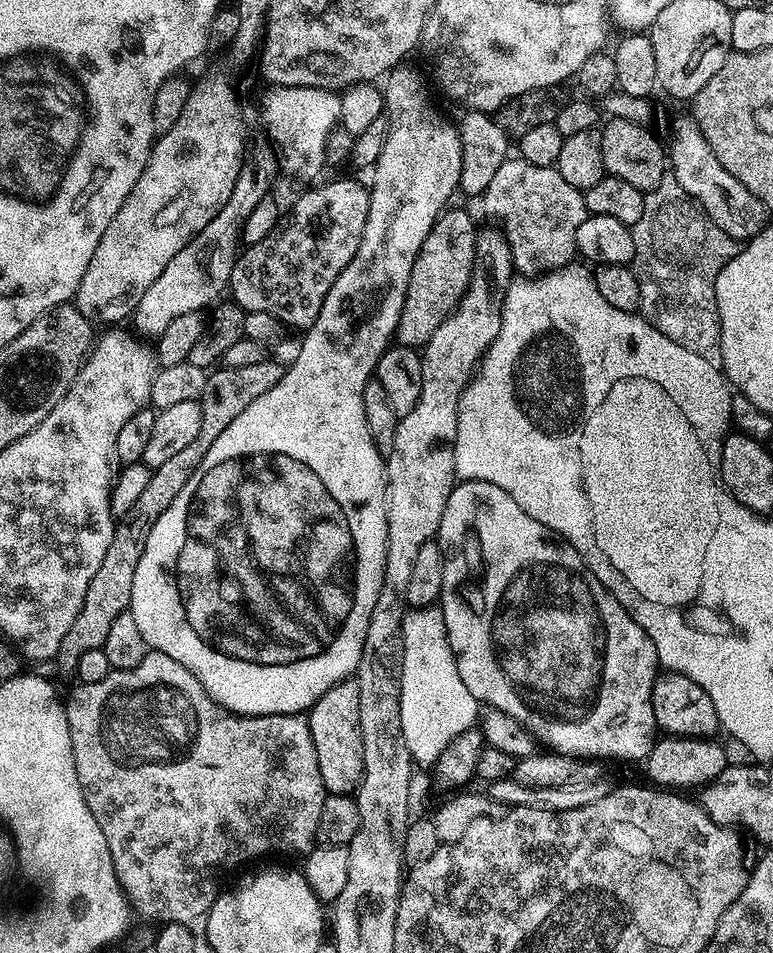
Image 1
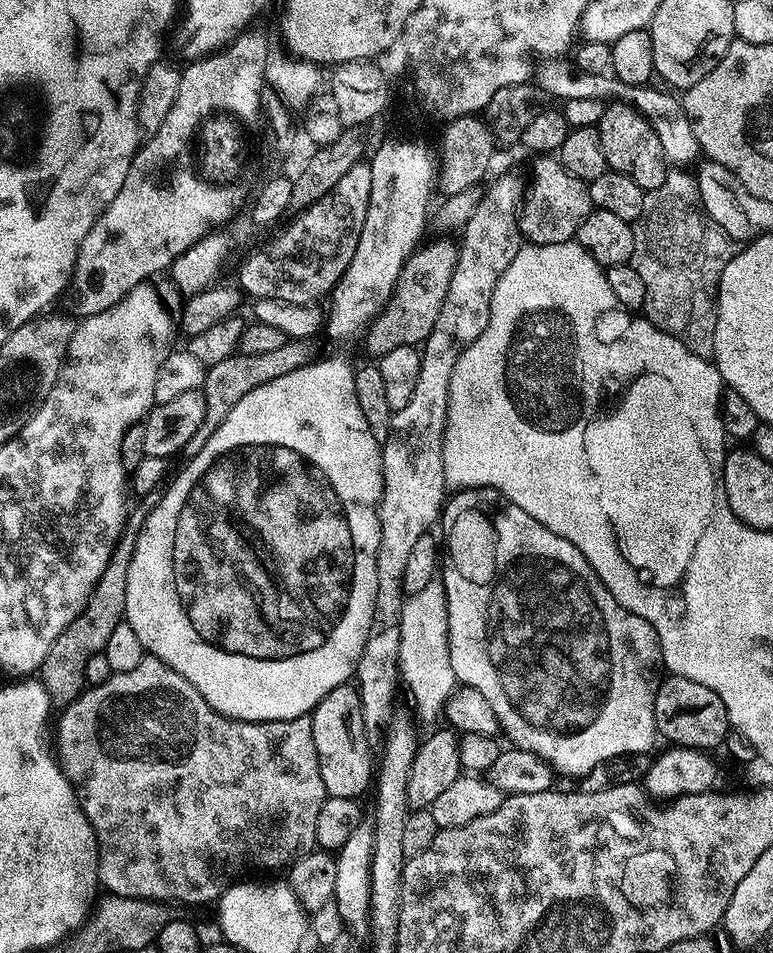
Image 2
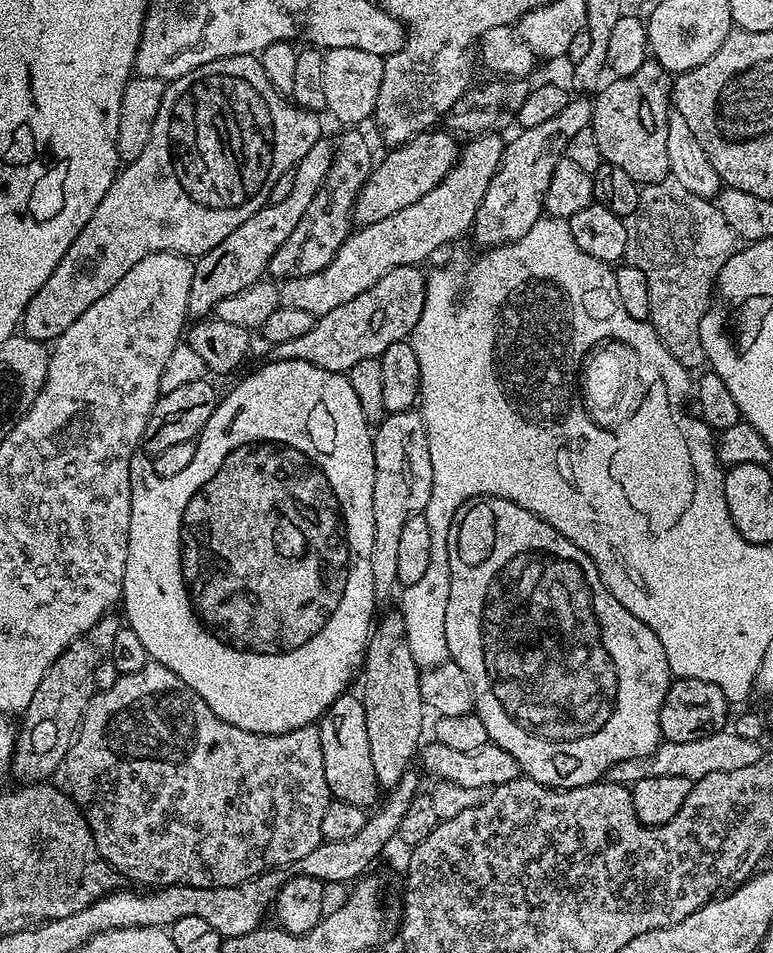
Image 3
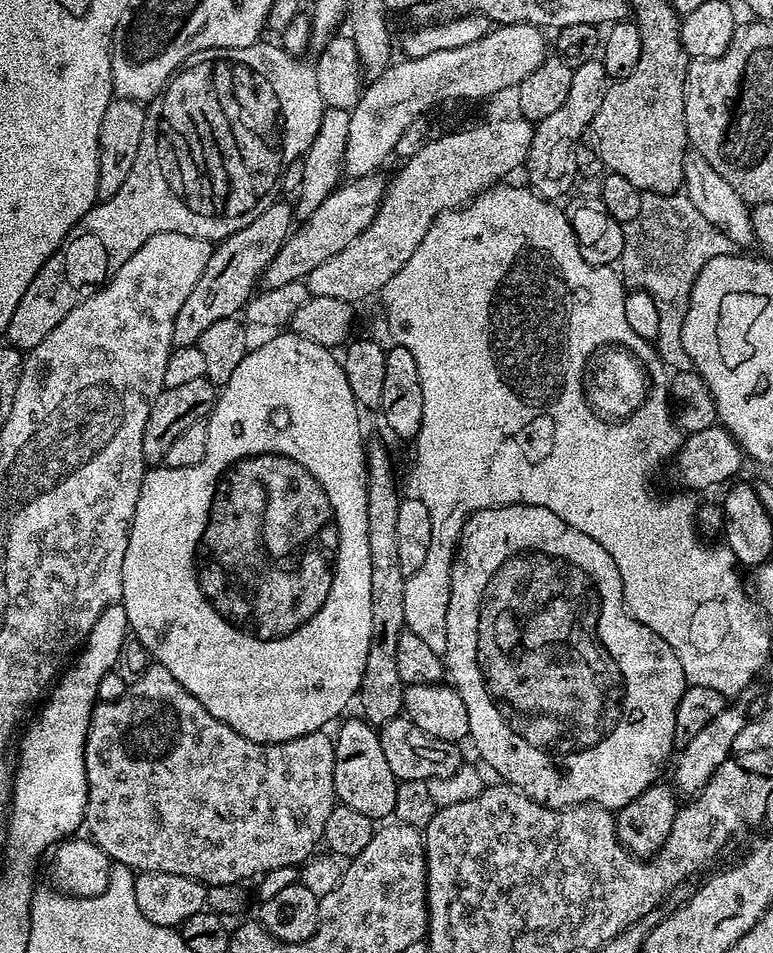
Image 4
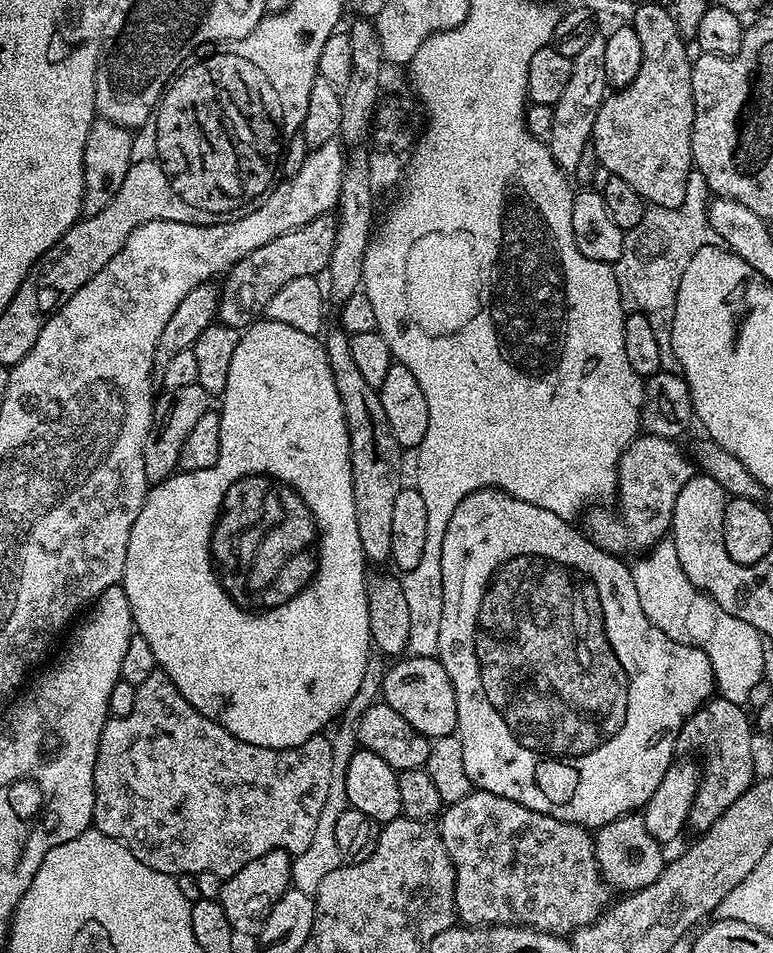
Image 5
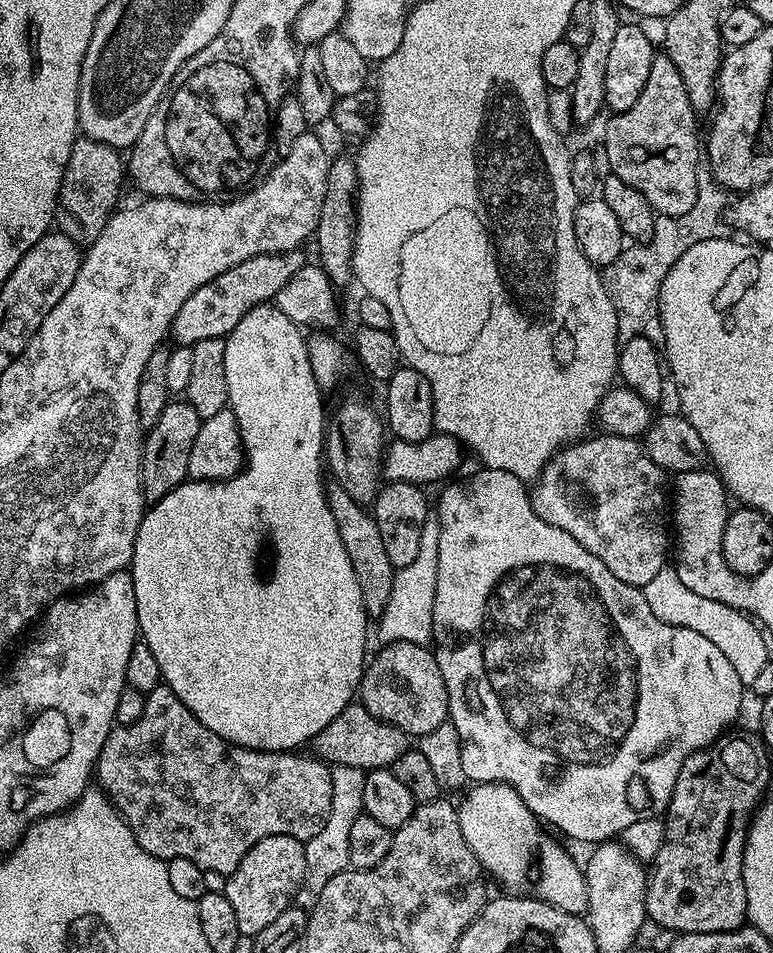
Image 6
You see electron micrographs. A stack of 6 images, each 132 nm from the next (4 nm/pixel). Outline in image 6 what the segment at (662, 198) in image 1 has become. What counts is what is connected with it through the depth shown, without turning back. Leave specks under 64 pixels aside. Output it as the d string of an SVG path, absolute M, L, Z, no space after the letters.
M704 194L684 216L660 216L649 240L625 247L624 251L618 254L618 258L614 258L614 262L610 262L608 267L603 269L606 290L616 303L617 313L625 321L632 320L635 316L648 316L651 312L653 315L660 299L660 281L666 278L674 262L678 262L678 258L686 250L690 250L690 246L703 240L717 239L716 211L719 208L718 197Z

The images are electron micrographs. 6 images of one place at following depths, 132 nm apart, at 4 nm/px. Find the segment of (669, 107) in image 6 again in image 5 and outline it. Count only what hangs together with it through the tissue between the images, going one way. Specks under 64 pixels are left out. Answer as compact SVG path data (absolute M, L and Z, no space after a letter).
M640 4L636 8L630 20L630 26L638 34L638 42L642 42L642 67L638 70L638 74L634 77L634 82L630 82L624 88L613 91L604 97L602 106L598 110L598 118L594 118L594 130L590 147L596 151L596 159L599 164L604 166L611 175L622 178L622 182L630 182L630 186L634 186L634 190L638 190L638 194L649 205L657 208L677 208L682 206L682 202L686 198L686 182L689 174L694 170L692 162L692 127L694 126L694 94L692 93L692 61L693 57L688 56L688 48L686 45L686 37L678 30L676 19L672 17L671 7L663 8L660 4Z

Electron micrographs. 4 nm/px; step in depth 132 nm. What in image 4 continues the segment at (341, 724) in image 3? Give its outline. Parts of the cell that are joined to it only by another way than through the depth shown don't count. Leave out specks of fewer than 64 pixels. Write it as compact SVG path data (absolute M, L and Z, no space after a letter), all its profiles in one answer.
M363 718L348 720L341 726L340 733L335 733L334 743L334 790L337 801L350 806L350 810L359 810L374 822L387 821L394 813L394 794L398 781L386 763L386 754L382 754L379 731Z

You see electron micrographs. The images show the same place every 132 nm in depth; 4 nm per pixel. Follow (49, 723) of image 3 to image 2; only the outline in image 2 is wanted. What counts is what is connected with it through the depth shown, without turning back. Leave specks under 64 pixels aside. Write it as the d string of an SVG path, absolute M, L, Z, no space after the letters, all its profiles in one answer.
M125 531L119 543L116 544L115 551L112 552L112 561L108 563L102 578L98 580L92 591L92 599L80 611L78 618L74 618L74 622L70 622L70 626L66 626L66 630L58 634L54 646L50 646L50 654L46 654L42 662L38 679L48 691L49 701L53 705L67 706L80 697L80 693L86 688L84 679L86 664L90 662L90 658L94 658L94 654L103 652L110 634L114 631L114 626L125 623L126 578L128 577L128 563L134 554L135 545L136 532Z

